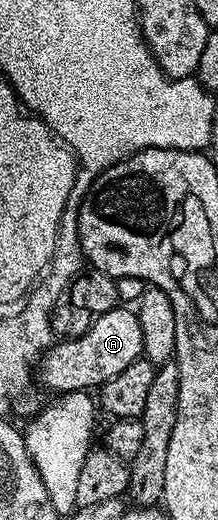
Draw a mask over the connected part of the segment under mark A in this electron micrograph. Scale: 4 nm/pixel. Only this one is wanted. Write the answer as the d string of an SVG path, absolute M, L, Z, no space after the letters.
M118 306L96 317L88 331L73 340L61 339L53 343L40 358L38 380L52 392L65 394L99 389L110 378L122 374L126 366L144 355L142 326L138 326L135 311L128 306Z

